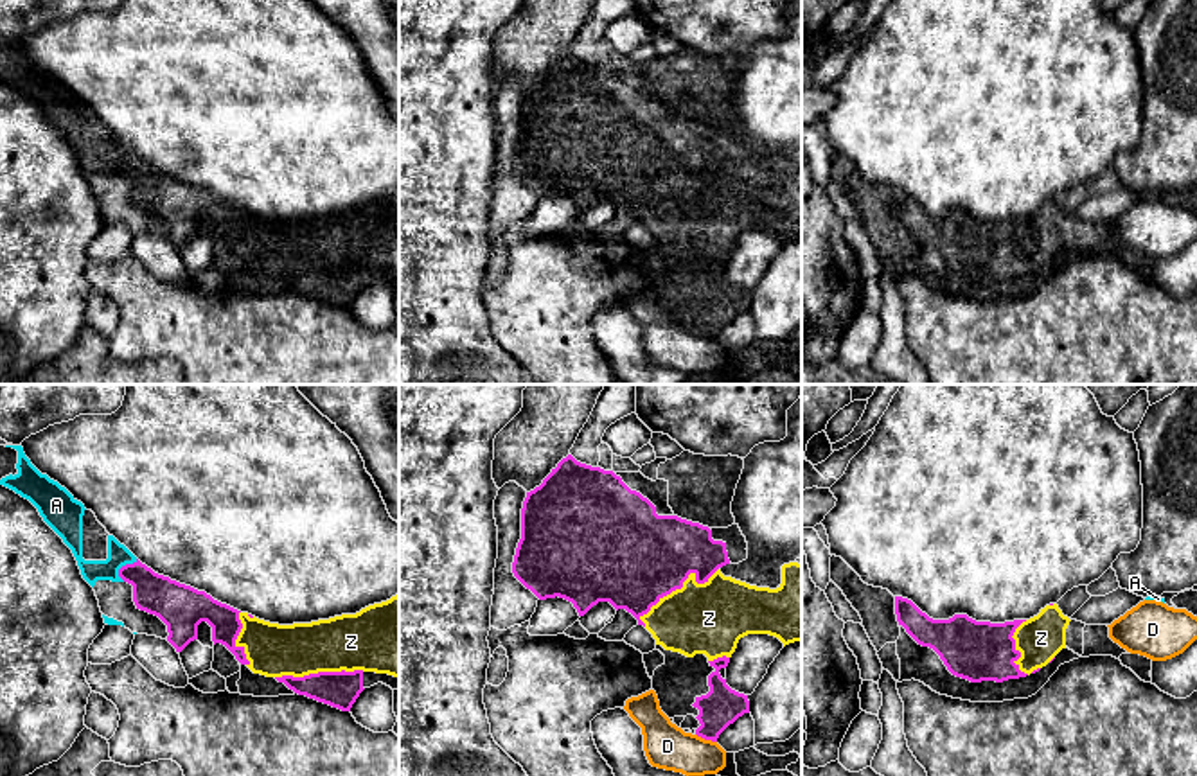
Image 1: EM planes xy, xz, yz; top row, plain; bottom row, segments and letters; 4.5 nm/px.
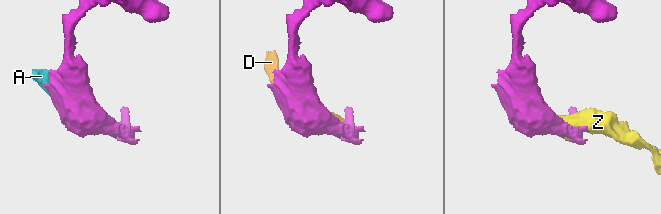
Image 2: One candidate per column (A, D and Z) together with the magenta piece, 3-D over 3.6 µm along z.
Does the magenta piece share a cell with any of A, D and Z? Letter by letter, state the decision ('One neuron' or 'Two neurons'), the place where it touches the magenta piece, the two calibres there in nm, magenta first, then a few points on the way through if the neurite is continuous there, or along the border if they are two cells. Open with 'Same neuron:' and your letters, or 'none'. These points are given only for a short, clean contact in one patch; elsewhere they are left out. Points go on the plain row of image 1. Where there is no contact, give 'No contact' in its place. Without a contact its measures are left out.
Same neuron: A, Z
A: One neuron. Touches magenta at xy (123, 164). Thickness 180 nm (magenta) against 100 nm
D: Two neurons. Touches magenta at xz (707, 336). Thickness 180 nm (magenta) against 200 nm. Boundary: xz (696, 331), (716, 340)
Z: One neuron. Touches magenta at xz (682, 184). Thickness 440 nm (magenta) against 320 nm

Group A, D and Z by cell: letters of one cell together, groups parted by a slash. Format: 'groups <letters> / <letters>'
groups A Z / D

